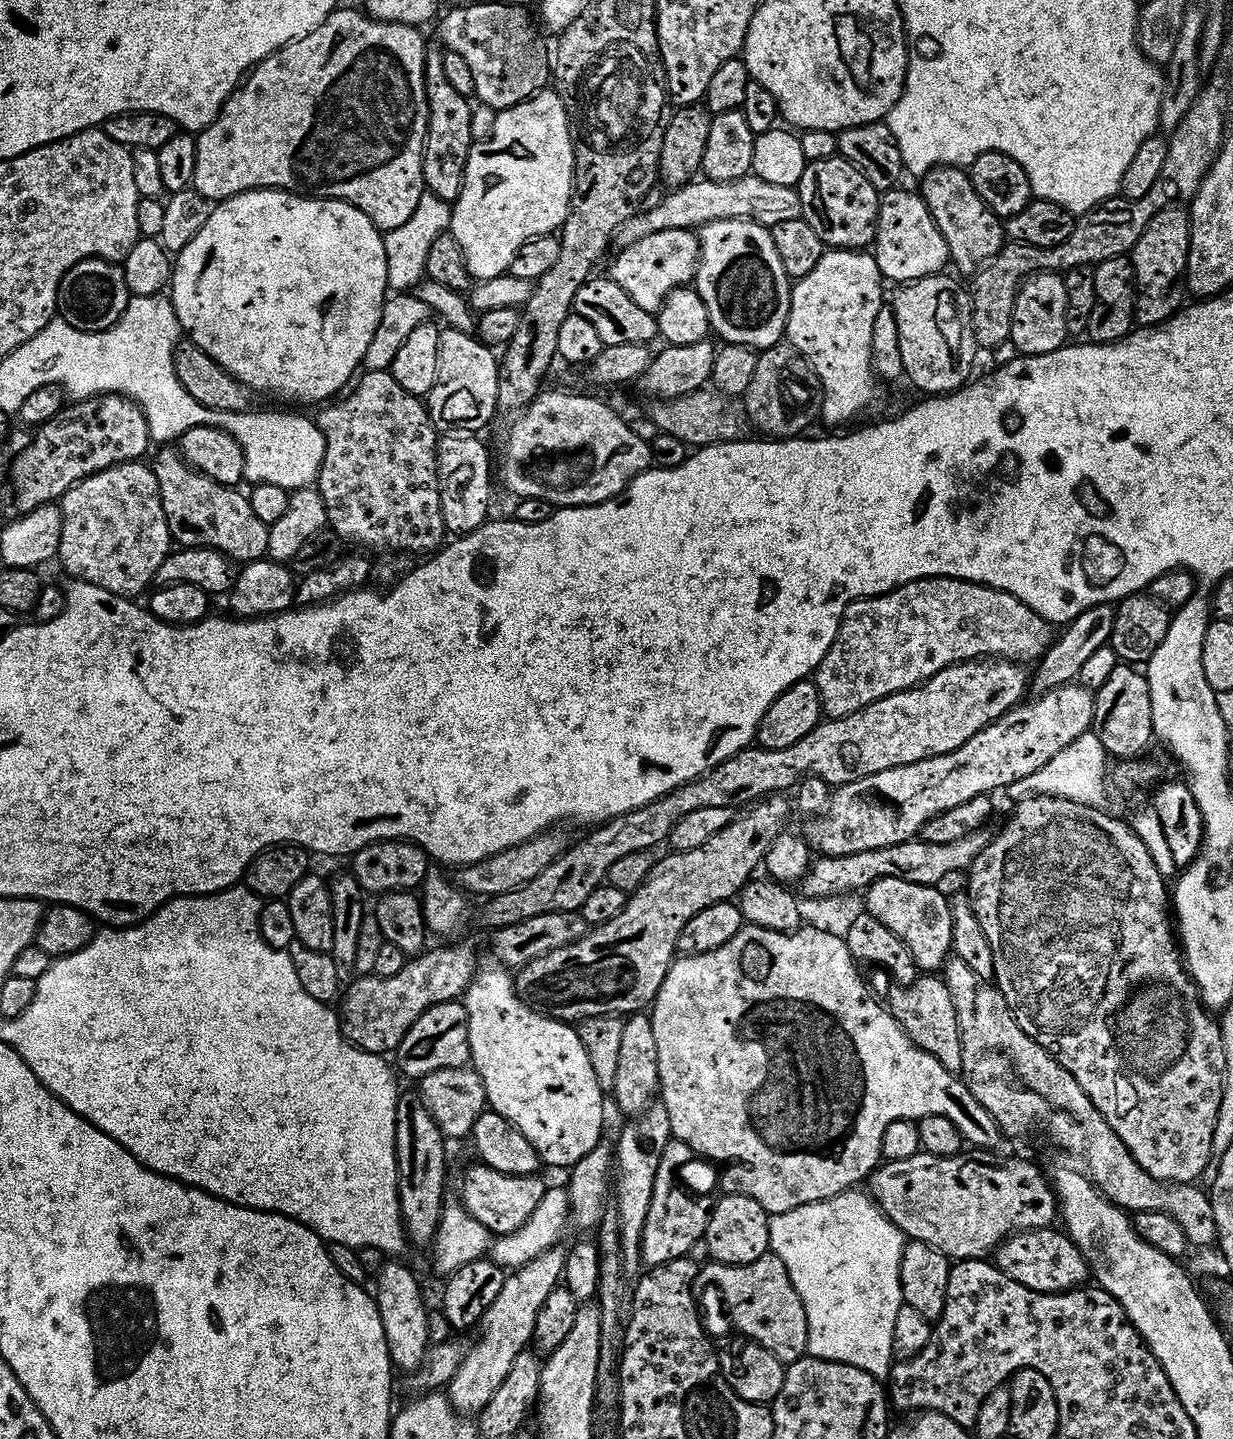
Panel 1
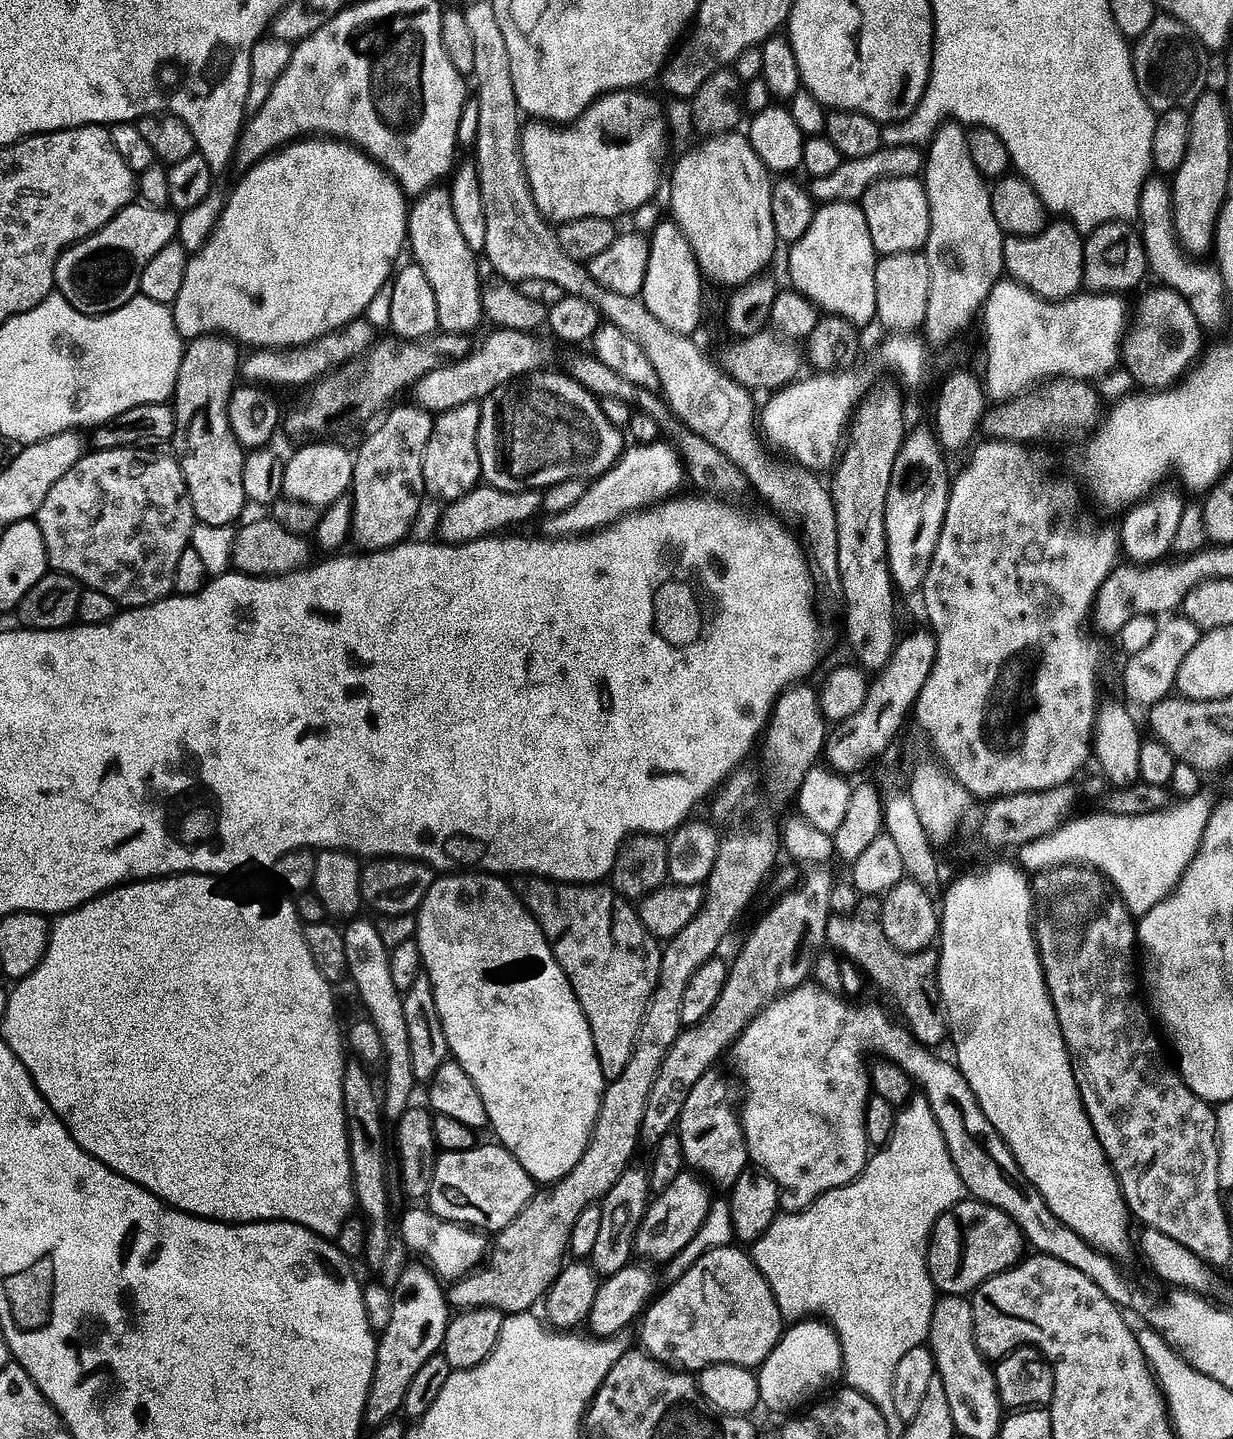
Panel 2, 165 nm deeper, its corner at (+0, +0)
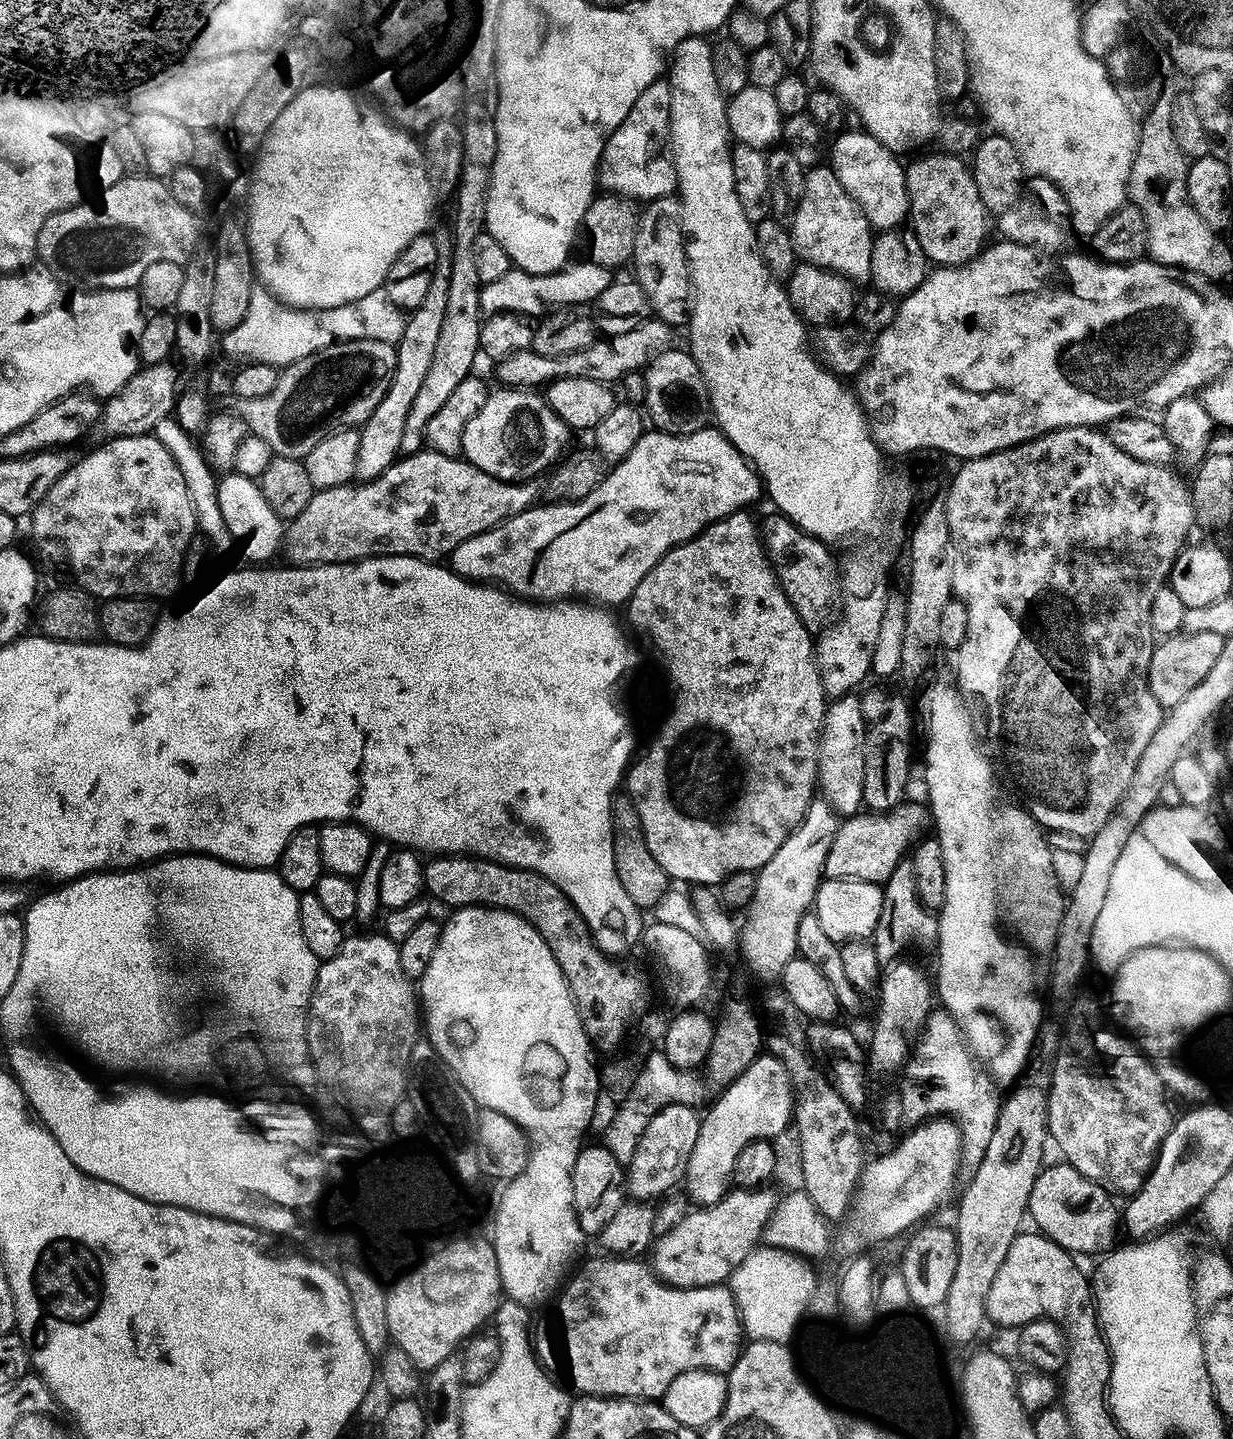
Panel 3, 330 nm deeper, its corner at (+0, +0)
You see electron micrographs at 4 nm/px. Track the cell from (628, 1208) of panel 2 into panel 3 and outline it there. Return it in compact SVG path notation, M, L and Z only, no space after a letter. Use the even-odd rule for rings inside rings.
M672 1105L660 1112L648 1124L646 1132L641 1137L639 1146L632 1158L631 1164L626 1167L625 1187L627 1195L637 1203L654 1202L663 1199L674 1189L677 1189L687 1177L690 1157L694 1154L695 1145L698 1142L701 1129L701 1115L695 1108L688 1105Z

